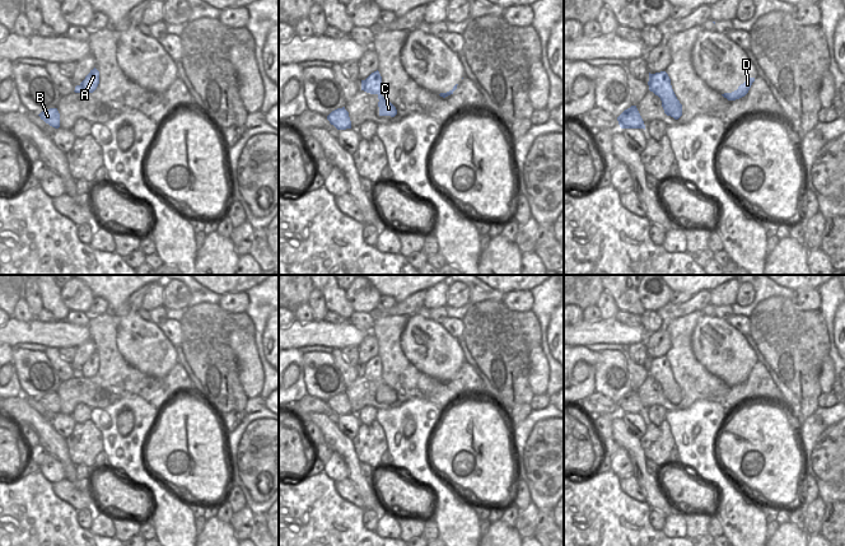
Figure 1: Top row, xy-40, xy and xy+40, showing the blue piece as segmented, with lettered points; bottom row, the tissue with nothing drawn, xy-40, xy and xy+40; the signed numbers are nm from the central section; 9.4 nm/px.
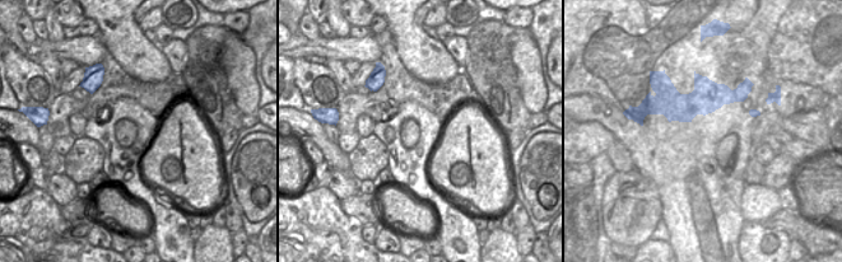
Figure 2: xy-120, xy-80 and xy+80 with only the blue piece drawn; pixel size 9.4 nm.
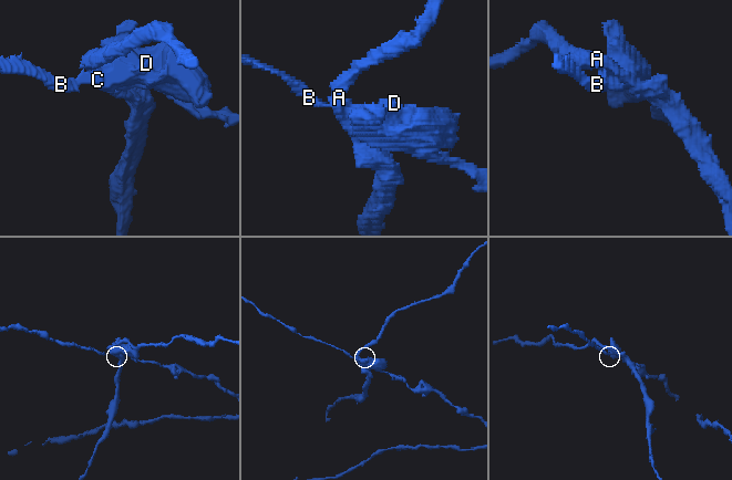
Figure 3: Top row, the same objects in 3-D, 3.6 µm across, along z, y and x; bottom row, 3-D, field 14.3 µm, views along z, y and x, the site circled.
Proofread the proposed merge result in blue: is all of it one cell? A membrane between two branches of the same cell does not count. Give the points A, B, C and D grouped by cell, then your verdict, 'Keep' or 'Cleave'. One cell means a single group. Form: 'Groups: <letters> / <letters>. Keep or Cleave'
Groups: A / B C D. Cleave

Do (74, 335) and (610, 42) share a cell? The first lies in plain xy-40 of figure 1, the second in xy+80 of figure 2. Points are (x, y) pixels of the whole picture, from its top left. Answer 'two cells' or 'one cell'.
one cell

